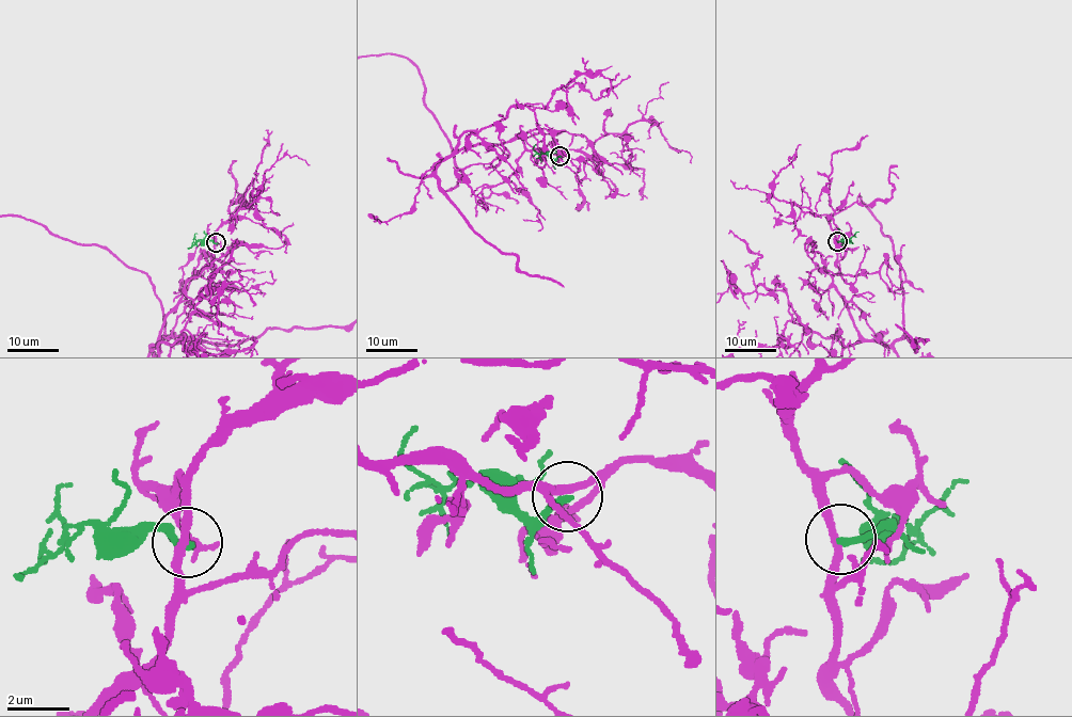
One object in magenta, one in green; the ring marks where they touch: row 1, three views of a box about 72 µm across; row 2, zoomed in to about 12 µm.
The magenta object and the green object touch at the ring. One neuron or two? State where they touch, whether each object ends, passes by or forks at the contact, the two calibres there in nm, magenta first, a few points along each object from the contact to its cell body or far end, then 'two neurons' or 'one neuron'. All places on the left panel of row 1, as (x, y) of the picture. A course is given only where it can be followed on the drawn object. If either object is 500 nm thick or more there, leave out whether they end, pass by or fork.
place (216, 242); magenta passes by; green ends; calibres 240 and 240 nm; course magenta (215, 242), (151, 348), (163, 333), (148, 276), (19, 217); course green (216, 242), (199, 239), (189, 249); two neurons

